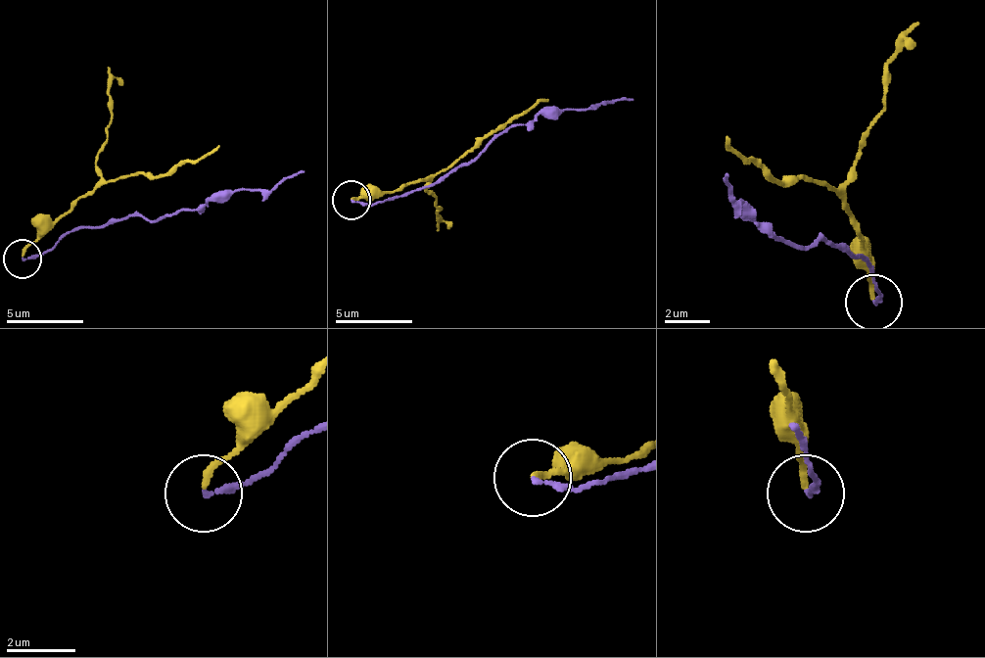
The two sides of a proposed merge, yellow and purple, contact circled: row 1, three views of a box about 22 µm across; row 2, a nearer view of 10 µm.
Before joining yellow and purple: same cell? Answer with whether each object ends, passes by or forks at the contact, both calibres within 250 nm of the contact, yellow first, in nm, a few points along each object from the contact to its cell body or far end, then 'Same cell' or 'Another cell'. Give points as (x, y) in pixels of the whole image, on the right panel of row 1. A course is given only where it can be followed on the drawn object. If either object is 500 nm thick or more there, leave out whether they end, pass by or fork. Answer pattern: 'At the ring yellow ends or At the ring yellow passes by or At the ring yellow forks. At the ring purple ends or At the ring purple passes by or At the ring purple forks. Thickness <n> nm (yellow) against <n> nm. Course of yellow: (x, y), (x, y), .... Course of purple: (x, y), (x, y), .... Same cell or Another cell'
At the ring yellow ends. At the ring purple ends. Thickness 190 nm (yellow) against 150 nm. Course of yellow: (874, 301), (858, 222), (835, 194), (823, 182), (778, 182), (727, 137). Course of purple: (874, 301), (880, 295), (868, 261), (823, 239), (790, 245), (768, 233), (739, 200), (733, 200), (727, 171). Another cell

